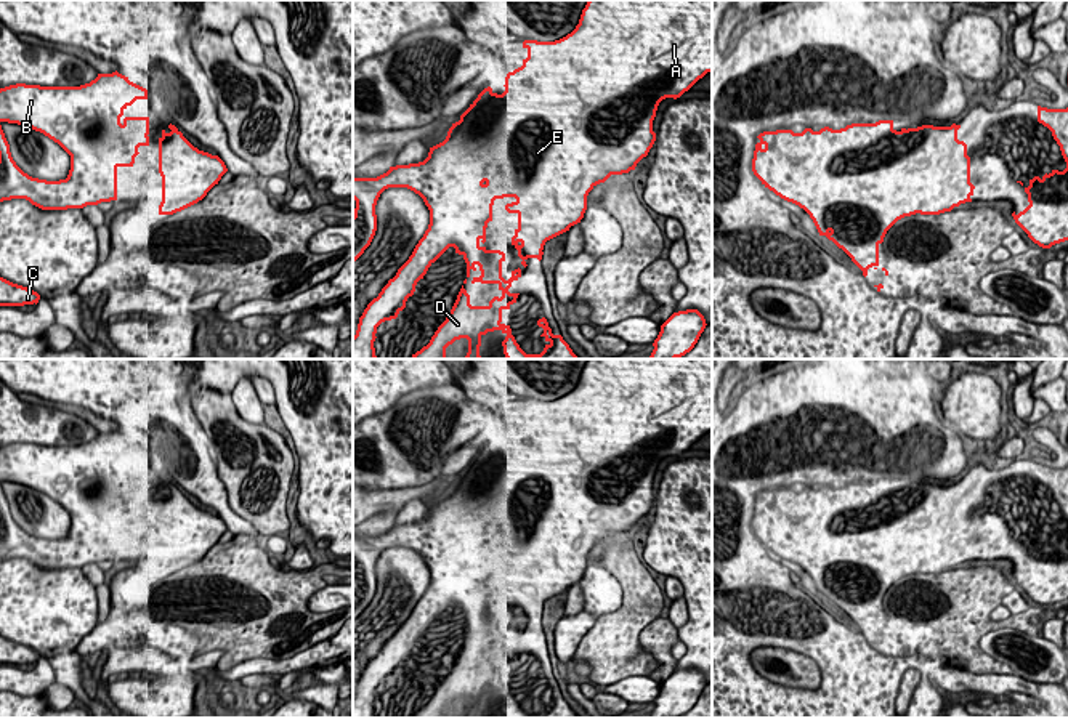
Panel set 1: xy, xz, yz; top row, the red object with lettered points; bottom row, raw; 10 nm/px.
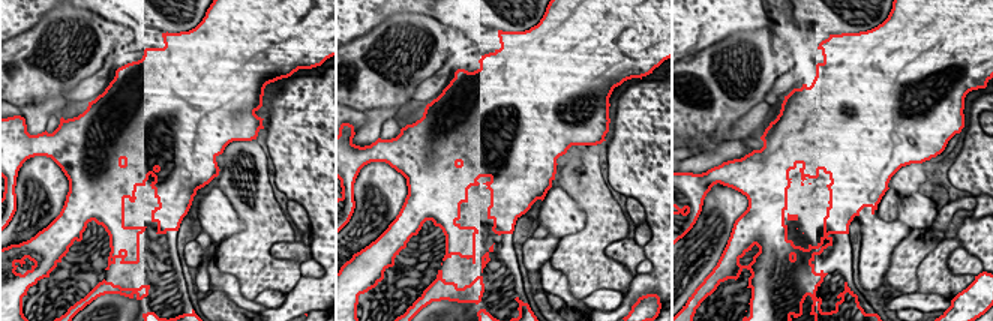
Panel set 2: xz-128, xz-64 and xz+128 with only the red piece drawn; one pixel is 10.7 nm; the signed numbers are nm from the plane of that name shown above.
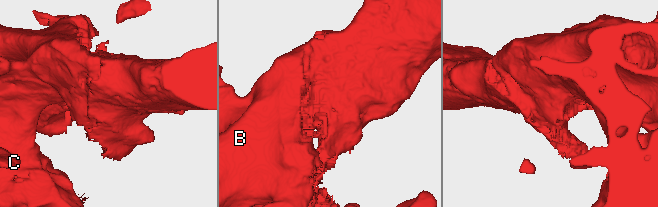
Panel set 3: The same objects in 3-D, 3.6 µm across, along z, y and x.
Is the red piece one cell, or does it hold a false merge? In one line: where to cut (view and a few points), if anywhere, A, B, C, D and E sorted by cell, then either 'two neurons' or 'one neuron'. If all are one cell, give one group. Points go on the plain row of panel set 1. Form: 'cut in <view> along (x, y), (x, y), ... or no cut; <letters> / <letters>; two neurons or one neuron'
no cut; A B C D E; one neuron

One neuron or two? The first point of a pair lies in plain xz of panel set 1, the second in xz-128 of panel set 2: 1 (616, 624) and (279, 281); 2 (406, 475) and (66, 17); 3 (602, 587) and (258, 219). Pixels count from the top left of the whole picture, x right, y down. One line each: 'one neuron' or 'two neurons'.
1: one neuron
2: one neuron
3: two neurons

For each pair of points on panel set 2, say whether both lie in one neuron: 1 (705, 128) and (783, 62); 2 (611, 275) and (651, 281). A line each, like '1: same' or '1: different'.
1: same
2: different

